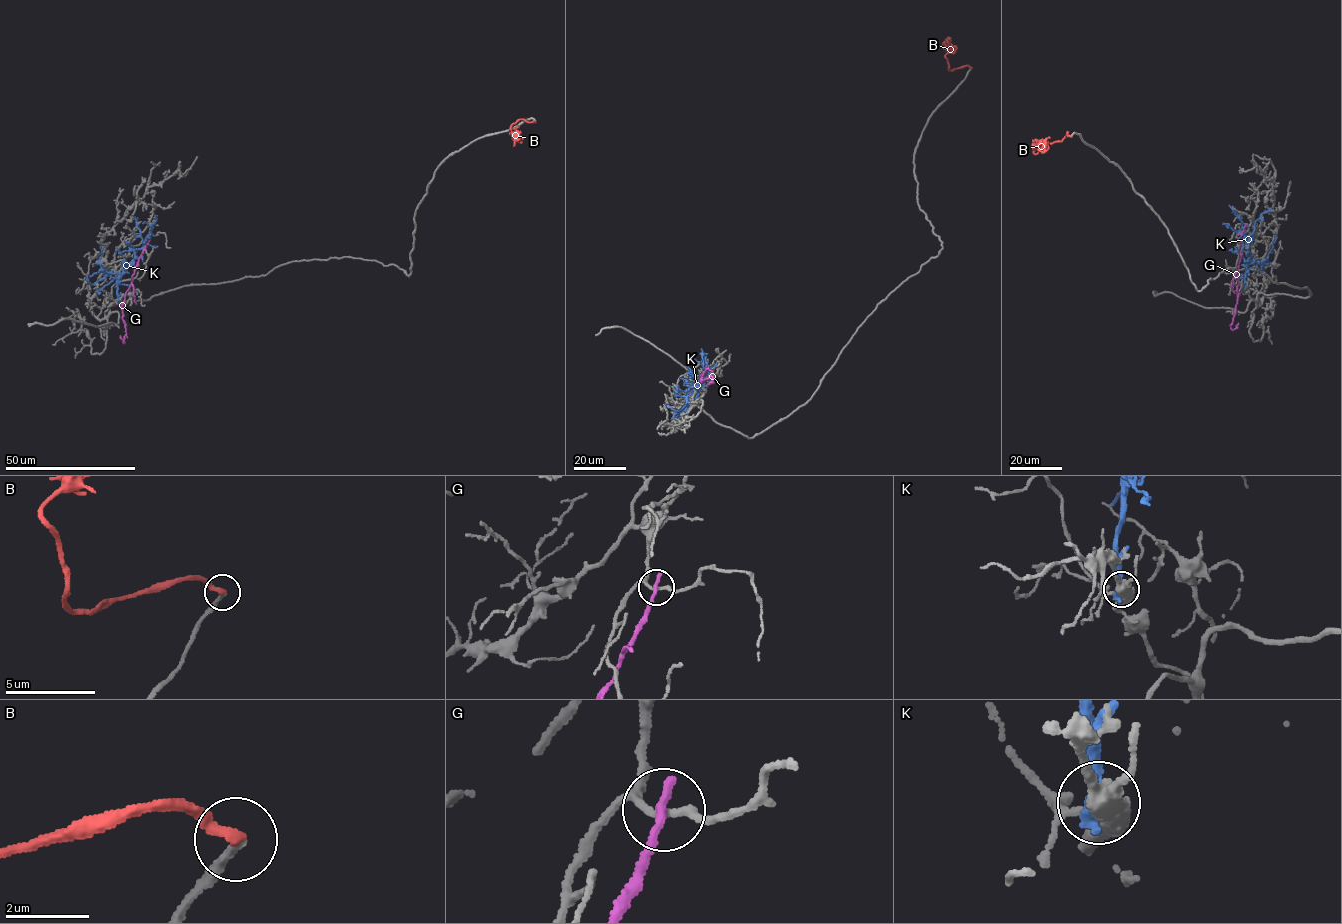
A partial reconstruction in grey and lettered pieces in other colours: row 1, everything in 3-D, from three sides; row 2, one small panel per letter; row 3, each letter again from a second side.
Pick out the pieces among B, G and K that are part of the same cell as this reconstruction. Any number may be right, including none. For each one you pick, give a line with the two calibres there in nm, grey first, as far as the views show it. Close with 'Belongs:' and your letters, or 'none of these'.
B: 220 nm thick on the grey side, 240 nm on the other
Belongs: B

